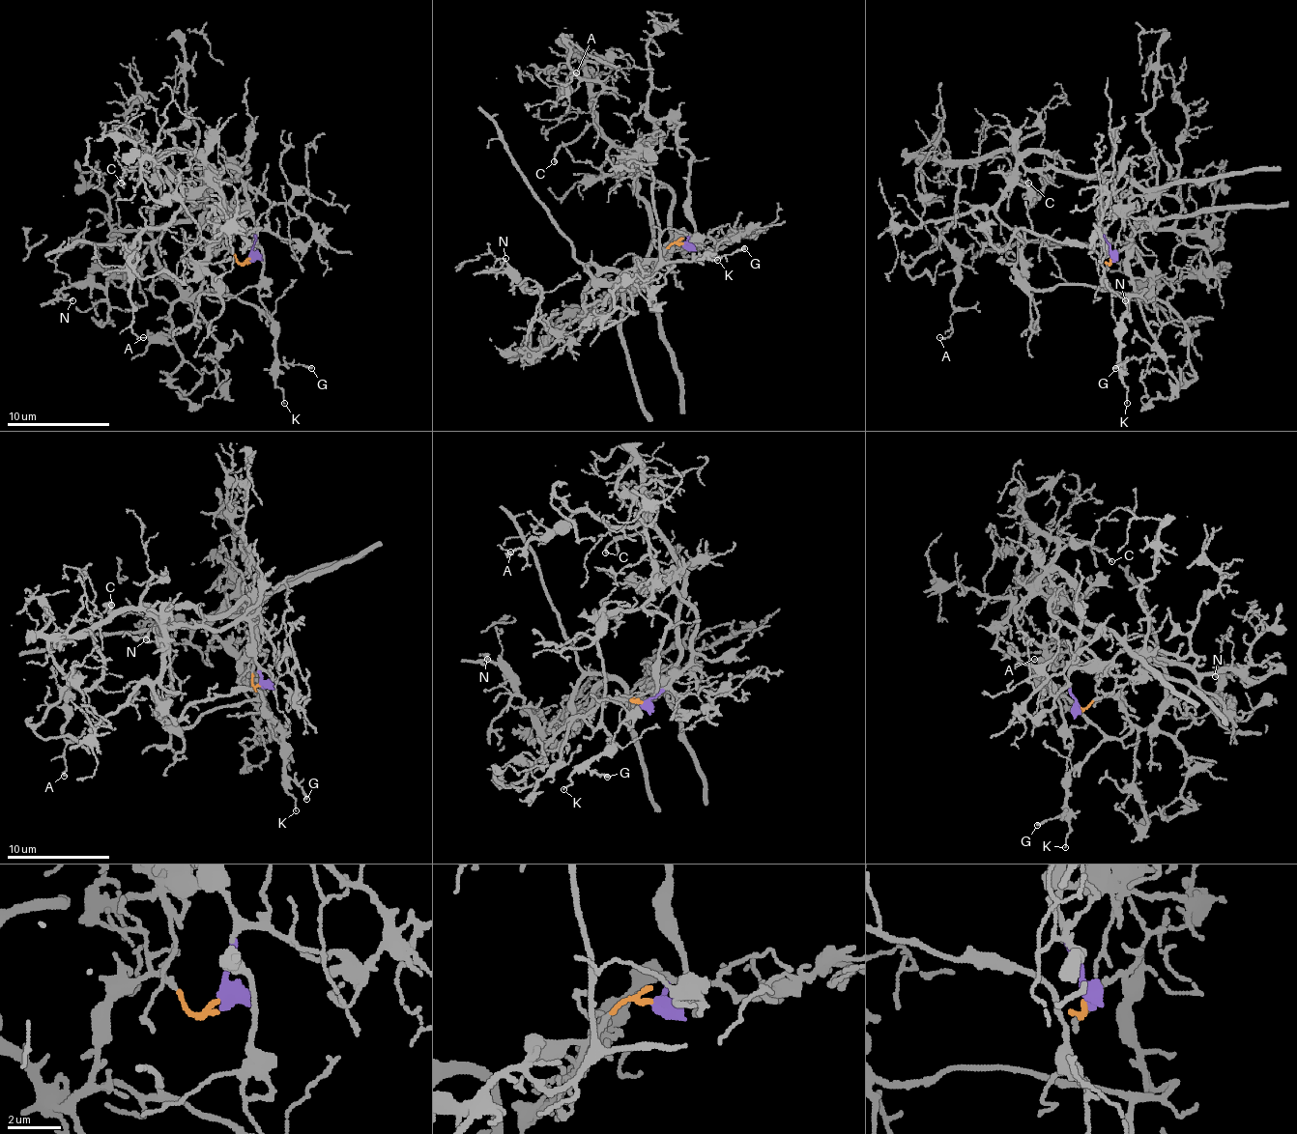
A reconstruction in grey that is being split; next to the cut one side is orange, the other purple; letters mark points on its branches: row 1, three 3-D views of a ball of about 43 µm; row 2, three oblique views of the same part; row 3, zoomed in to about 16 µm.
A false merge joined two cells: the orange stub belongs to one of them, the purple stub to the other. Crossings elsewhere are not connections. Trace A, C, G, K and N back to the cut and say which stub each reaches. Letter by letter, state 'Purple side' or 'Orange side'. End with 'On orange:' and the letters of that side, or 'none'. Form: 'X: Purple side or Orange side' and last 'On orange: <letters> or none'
A: Purple side
C: Purple side
G: Orange side
K: Orange side
N: Orange side
On orange: G, K, N

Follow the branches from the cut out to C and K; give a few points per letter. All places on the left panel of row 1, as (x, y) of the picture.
C: (250, 256), (255, 222), (235, 168), (207, 168), (181, 150), (163, 150), (140, 157), (122, 184)
K: (247, 258), (240, 264), (219, 248), (207, 264), (202, 292), (243, 299), (266, 318), (284, 403)

